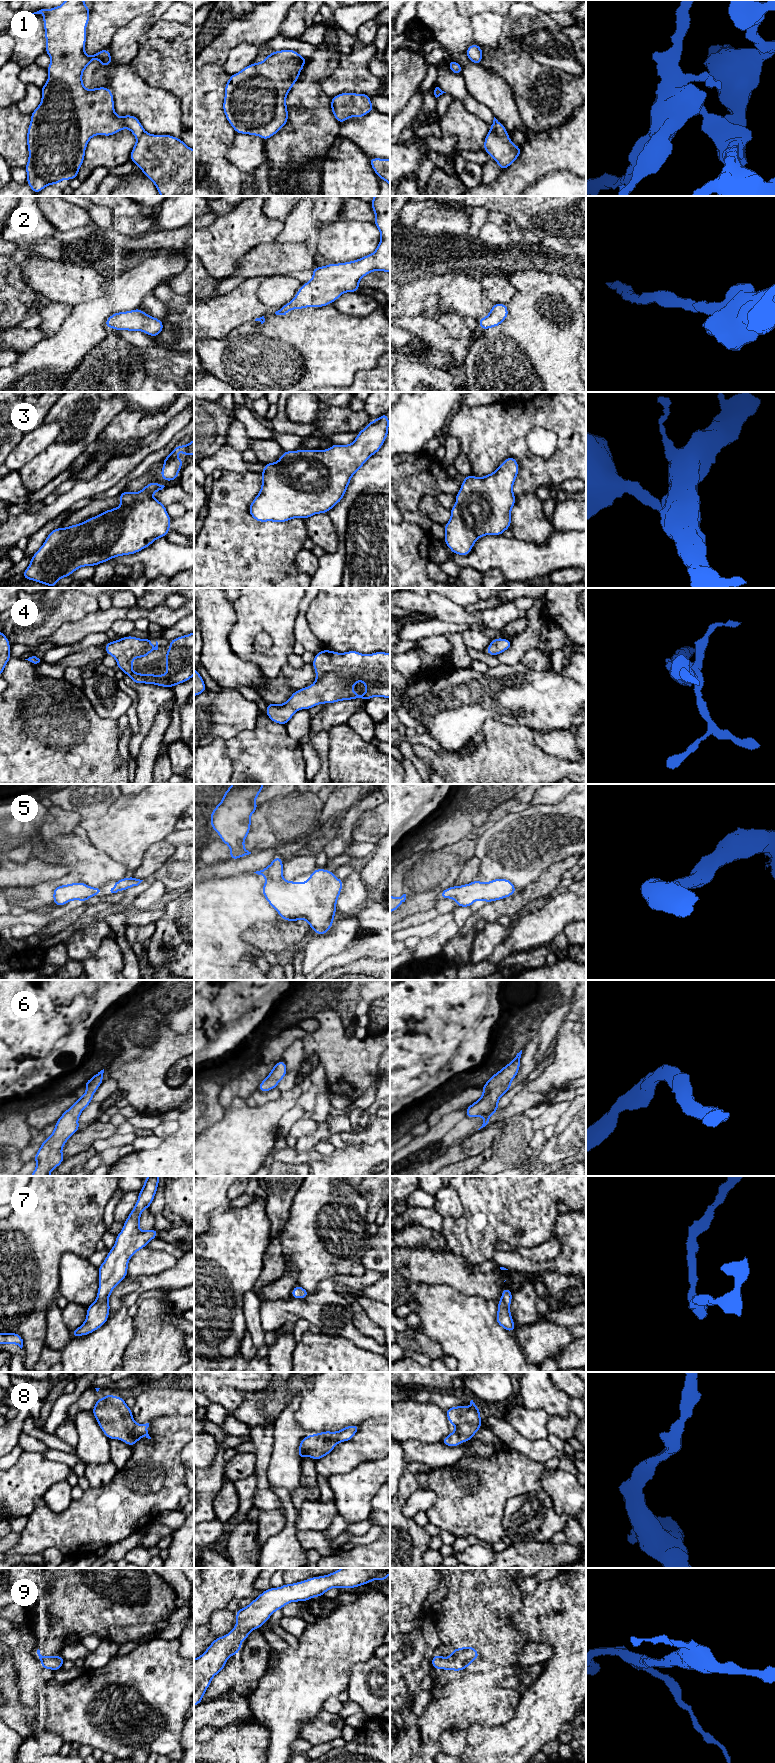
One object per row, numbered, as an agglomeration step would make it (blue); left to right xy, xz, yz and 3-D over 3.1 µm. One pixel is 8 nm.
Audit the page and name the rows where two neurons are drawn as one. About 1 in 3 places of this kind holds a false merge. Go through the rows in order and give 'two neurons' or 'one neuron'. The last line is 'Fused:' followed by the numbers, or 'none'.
1: two neurons
2: one neuron
3: one neuron
4: one neuron
5: one neuron
6: one neuron
7: one neuron
8: one neuron
9: one neuron
Fused: 1

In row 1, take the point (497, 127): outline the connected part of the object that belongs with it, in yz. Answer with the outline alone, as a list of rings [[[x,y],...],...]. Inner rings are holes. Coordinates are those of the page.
[[[495,117],[490,127],[490,130],[495,132],[499,136],[507,134],[505,126],[502,123],[500,123]]]

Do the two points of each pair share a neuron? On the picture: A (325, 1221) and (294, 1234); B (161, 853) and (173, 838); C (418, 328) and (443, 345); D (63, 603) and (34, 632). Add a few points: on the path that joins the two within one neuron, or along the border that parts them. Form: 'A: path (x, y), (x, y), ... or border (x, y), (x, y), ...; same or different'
A: path (317, 1226), (309, 1234), (302, 1234); same
B: border (164, 839), (175, 848); different
C: path (424, 334), (437, 345); same
D: path (55, 611), (41, 627); same

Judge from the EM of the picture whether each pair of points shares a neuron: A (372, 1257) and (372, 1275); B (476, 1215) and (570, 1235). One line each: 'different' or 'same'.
A: different
B: different

